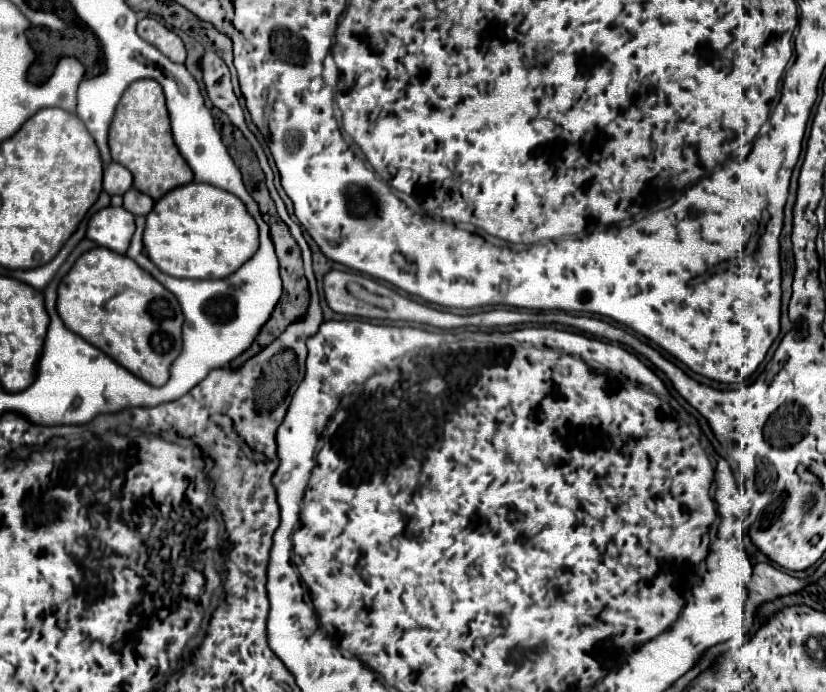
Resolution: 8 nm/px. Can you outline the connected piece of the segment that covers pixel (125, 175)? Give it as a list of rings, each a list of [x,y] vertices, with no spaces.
[[[111,162],[109,166],[105,166],[105,170],[103,170],[103,190],[107,194],[123,196],[131,186],[133,186],[133,176],[127,168],[123,168],[117,162]]]

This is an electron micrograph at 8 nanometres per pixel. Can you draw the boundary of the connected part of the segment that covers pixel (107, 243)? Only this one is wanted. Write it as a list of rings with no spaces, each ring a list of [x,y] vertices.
[[[107,206],[95,212],[87,224],[87,238],[113,252],[125,254],[135,232],[135,220],[123,206]]]

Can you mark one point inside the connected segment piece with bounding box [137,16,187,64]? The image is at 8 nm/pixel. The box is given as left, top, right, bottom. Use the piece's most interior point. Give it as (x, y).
(151, 31)

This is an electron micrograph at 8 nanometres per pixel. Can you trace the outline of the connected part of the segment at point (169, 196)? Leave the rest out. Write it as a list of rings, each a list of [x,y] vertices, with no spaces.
[[[189,182],[169,190],[147,214],[143,246],[151,262],[175,278],[225,278],[259,248],[259,232],[245,204],[211,184]]]

